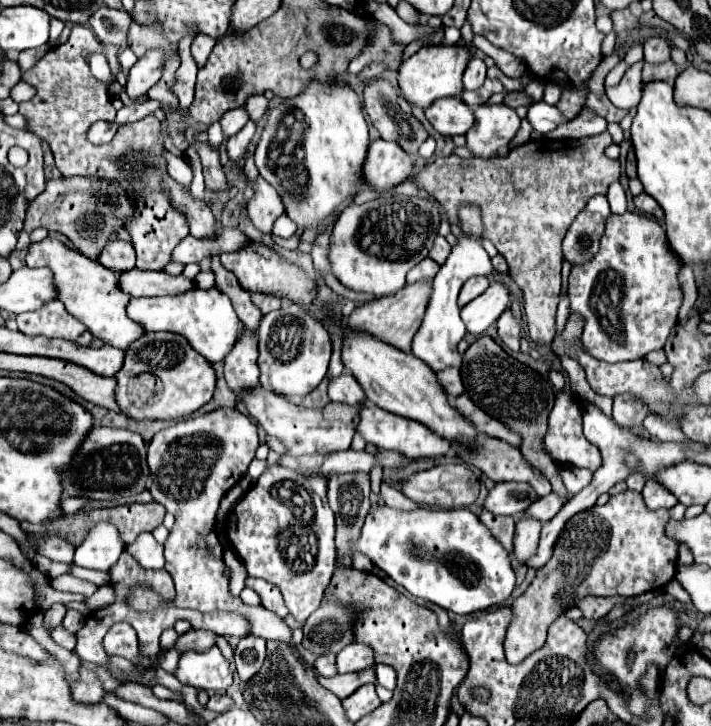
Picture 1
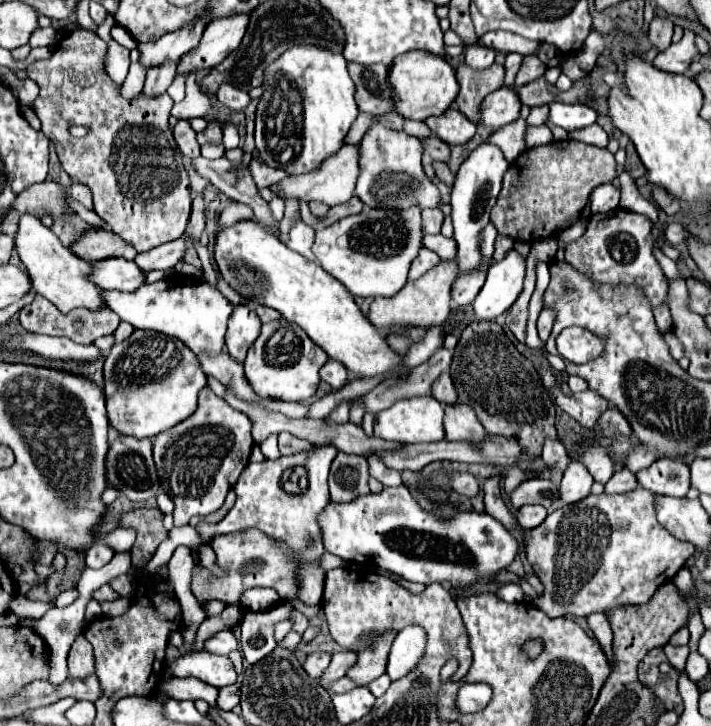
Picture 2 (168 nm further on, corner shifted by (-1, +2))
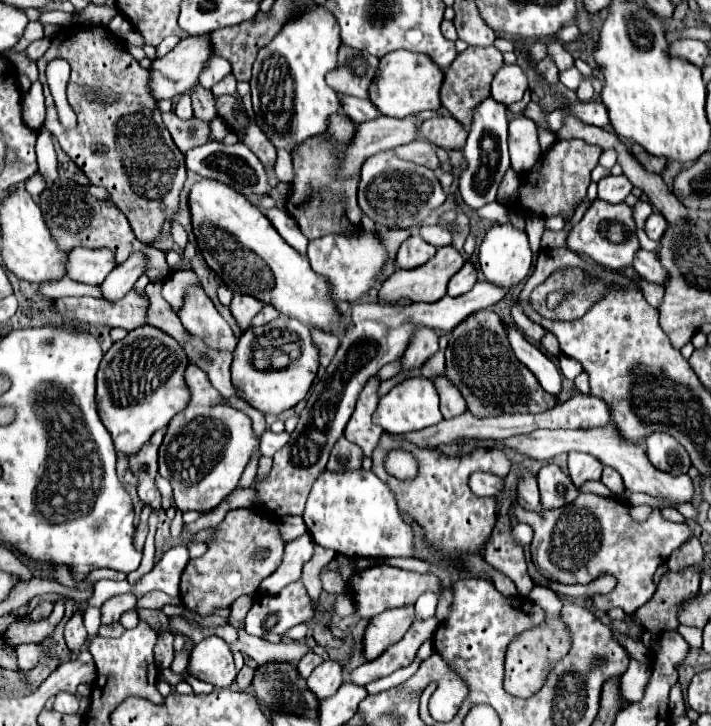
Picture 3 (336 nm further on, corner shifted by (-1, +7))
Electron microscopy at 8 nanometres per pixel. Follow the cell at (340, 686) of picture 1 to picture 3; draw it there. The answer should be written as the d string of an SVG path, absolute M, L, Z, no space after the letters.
M398 608L398 610L386 610L378 616L374 616L366 630L364 630L364 658L374 660L382 652L386 652L392 644L400 642L402 636L408 632L408 628L414 622L414 608Z

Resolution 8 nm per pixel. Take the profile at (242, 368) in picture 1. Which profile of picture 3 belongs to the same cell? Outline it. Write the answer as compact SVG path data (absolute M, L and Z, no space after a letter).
M234 294L232 304L230 304L230 312L242 332L250 328L250 322L260 312L260 308L262 308L262 302L258 302L256 298L250 298L246 294Z

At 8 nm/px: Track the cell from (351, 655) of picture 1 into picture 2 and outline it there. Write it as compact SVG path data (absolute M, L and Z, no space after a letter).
M342 651L342 653L334 653L330 665L326 667L326 671L320 677L320 685L324 689L330 687L330 683L342 679L346 675L346 671L352 667L352 663L356 661L356 653L354 651Z

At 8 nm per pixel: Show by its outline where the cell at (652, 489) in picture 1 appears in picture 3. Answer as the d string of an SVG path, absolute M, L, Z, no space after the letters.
M670 434L648 436L646 454L658 470L666 470L670 474L688 474L690 470L690 458L686 450Z

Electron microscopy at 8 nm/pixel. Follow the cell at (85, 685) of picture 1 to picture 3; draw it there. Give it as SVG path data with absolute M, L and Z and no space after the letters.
M76 612L68 620L68 624L64 628L64 636L66 636L66 644L68 644L70 652L80 652L84 648L84 644L88 642L88 632L86 632L86 628L82 624L82 614Z

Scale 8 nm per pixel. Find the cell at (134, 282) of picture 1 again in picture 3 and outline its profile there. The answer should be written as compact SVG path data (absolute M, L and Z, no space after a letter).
M74 248L68 254L66 274L82 284L102 284L104 278L114 270L116 258L110 250Z

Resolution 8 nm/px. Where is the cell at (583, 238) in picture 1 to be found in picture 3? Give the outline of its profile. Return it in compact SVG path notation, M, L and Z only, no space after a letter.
M624 174L606 176L598 182L598 198L606 200L606 202L612 202L612 204L618 204L618 202L626 200L630 190L632 190L632 184Z

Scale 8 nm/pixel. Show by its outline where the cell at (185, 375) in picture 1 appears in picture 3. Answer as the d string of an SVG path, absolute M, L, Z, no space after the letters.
M152 326L134 328L104 354L96 376L96 404L118 454L136 454L156 430L166 428L174 414L184 410L190 402L190 388L184 380L188 364L184 348Z

